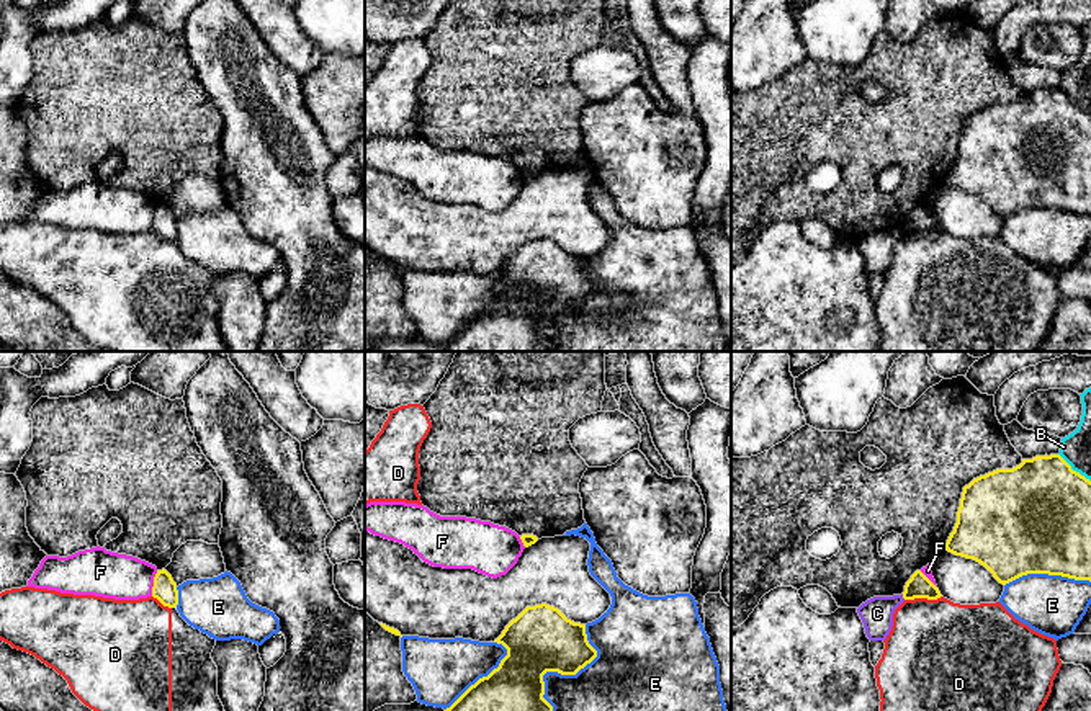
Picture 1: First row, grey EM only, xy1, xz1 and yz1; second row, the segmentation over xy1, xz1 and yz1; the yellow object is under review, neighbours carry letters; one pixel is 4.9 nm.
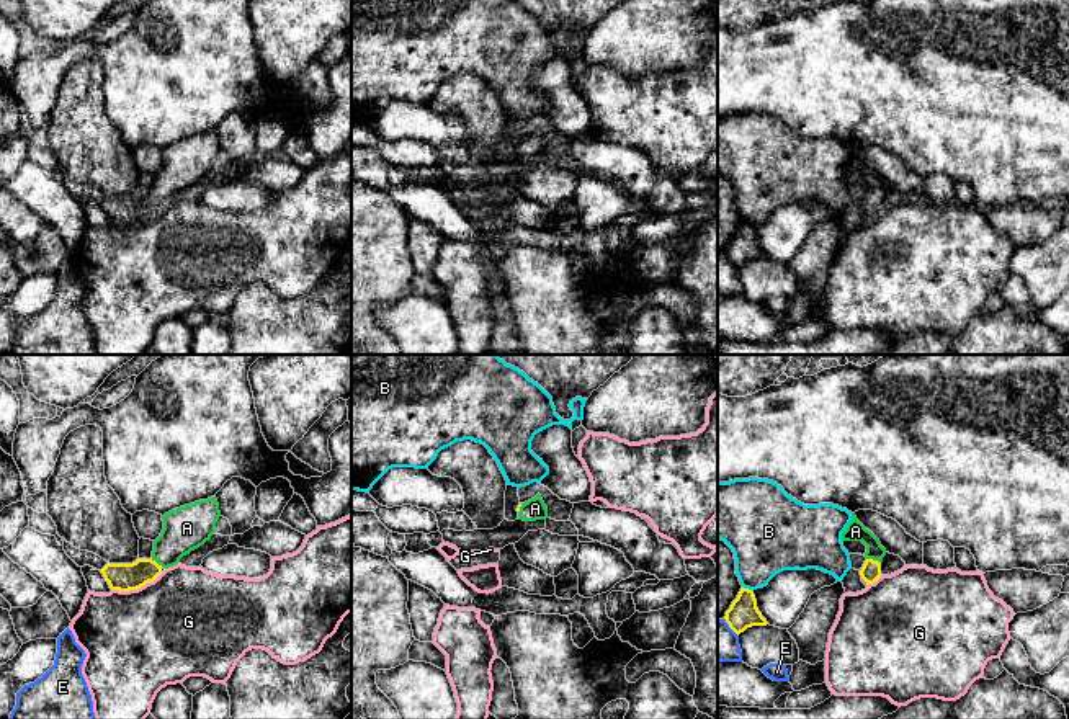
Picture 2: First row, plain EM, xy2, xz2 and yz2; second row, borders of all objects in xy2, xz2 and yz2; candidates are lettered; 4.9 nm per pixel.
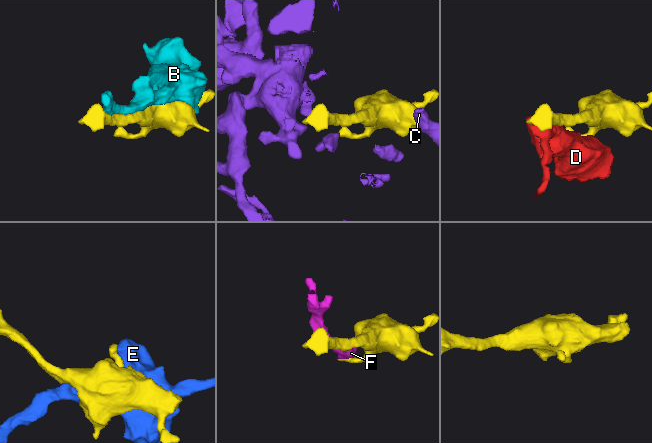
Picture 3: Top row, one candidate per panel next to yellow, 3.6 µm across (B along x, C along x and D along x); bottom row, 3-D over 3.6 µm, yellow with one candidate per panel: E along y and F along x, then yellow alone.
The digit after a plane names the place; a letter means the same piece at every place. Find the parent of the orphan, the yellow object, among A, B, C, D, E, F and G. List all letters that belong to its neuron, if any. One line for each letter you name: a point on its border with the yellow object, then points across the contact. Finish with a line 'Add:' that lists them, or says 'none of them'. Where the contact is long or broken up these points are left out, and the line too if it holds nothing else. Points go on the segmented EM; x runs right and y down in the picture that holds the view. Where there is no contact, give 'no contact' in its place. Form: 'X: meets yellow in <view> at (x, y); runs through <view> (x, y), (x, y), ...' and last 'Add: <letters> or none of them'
A: meets yellow in yz2 at (872, 559); runs through yz2 (870, 572), (872, 559), (872, 544), (855, 531)
Add: A

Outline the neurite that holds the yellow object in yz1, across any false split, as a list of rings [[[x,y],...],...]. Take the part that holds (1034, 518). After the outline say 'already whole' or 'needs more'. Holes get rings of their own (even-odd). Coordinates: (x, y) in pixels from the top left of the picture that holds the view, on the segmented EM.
[[[1060,454],[980,476],[963,487],[945,551],[980,562],[1003,585],[1027,574],[1091,582],[1091,481]]]; already whole

